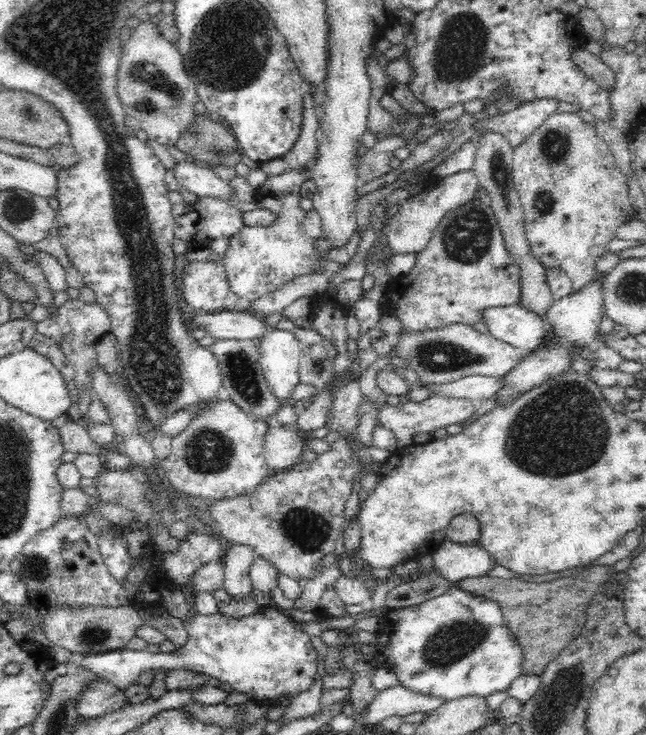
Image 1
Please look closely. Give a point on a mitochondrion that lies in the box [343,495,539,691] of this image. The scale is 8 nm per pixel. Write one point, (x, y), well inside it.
(447, 645)

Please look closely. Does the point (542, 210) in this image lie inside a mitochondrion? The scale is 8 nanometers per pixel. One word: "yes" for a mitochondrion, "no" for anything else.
yes

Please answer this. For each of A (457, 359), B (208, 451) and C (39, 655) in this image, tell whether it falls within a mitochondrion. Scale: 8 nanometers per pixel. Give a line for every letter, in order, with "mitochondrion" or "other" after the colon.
A: mitochondrion
B: mitochondrion
C: other

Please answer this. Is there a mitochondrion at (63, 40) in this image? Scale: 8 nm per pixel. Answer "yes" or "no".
yes

